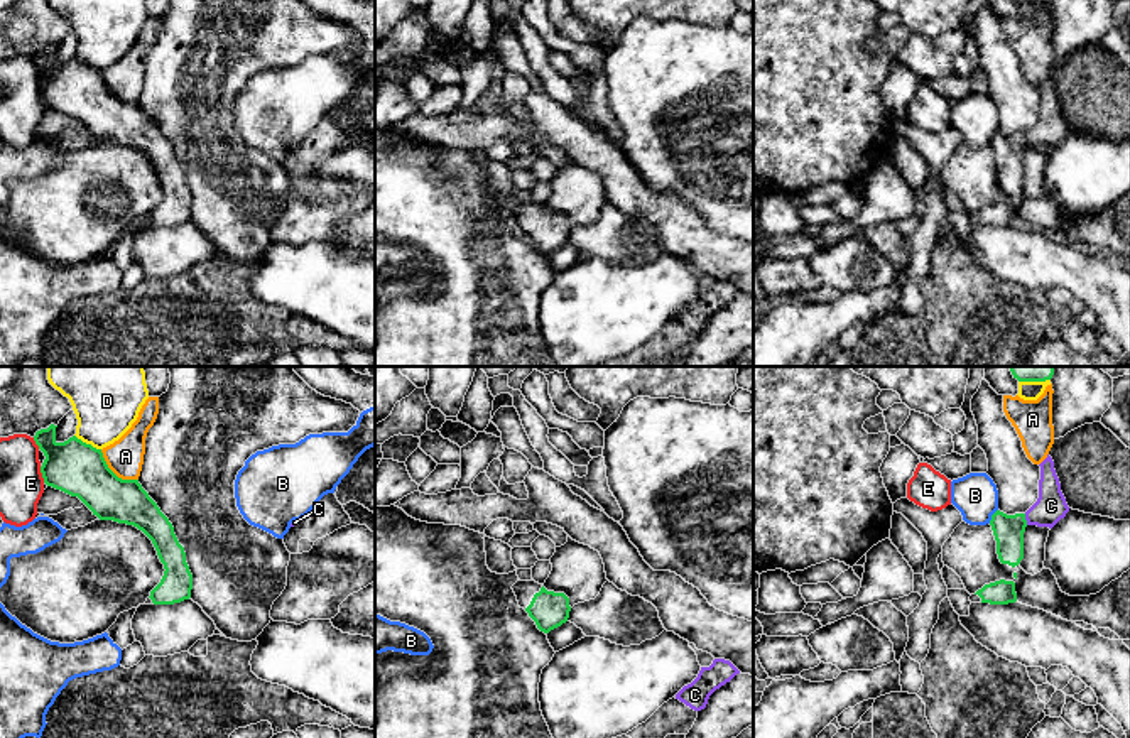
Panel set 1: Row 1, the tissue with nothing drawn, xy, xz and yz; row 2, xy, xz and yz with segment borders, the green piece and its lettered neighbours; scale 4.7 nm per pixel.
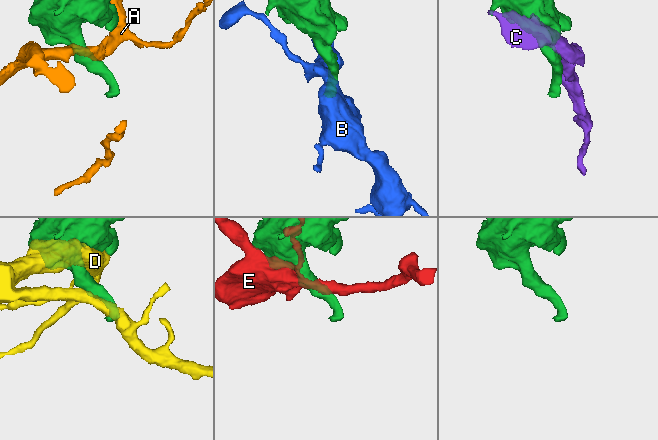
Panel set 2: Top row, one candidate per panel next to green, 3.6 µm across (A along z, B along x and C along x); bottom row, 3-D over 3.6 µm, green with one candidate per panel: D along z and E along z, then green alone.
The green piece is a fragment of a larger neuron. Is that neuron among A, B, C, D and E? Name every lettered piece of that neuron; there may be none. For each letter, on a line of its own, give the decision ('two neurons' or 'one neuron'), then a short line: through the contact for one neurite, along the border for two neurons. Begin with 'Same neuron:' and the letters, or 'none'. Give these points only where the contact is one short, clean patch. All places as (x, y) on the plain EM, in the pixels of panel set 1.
Same neuron: none
A: two neurons
B: two neurons | yz (997, 130), (988, 144)
C: two neurons | yz (1024, 135), (1027, 146)
D: two neurons
E: two neurons

